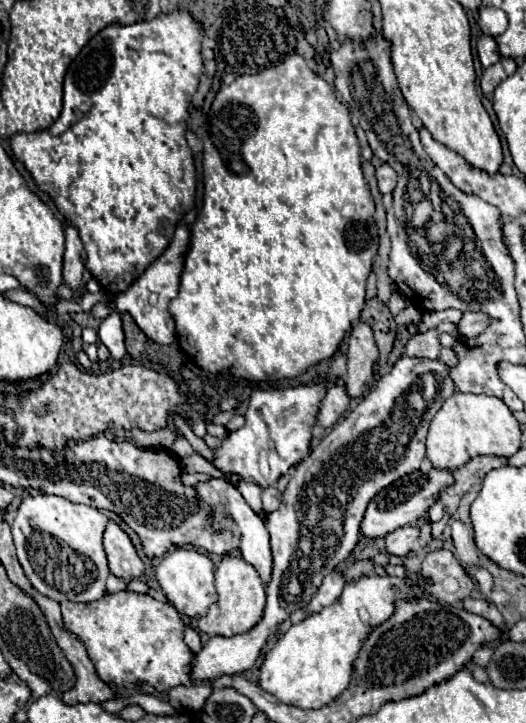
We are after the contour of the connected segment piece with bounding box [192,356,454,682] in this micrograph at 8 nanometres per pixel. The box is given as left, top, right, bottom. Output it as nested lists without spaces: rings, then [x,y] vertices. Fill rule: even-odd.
[[[402,356],[392,370],[382,376],[376,386],[370,390],[368,396],[360,400],[360,404],[348,412],[346,418],[342,418],[330,434],[326,434],[320,444],[294,466],[294,474],[282,494],[282,504],[276,512],[268,514],[266,528],[270,532],[270,544],[272,544],[272,556],[274,556],[274,572],[272,580],[266,588],[266,610],[264,618],[246,634],[238,634],[232,638],[210,638],[202,652],[194,656],[192,662],[192,678],[198,680],[210,680],[222,674],[240,674],[254,666],[256,658],[260,656],[262,646],[268,638],[272,638],[276,626],[290,616],[290,612],[302,608],[310,596],[318,590],[322,584],[322,578],[328,576],[336,566],[346,560],[356,546],[360,538],[360,520],[364,516],[364,510],[368,502],[388,484],[394,480],[414,472],[420,468],[424,456],[426,456],[426,436],[432,418],[442,408],[444,400],[454,394],[454,384],[448,376],[448,366],[438,360],[422,360],[422,358],[408,358]],[[426,386],[426,406],[422,402],[410,402],[410,388],[412,392],[422,392],[424,396]]]

